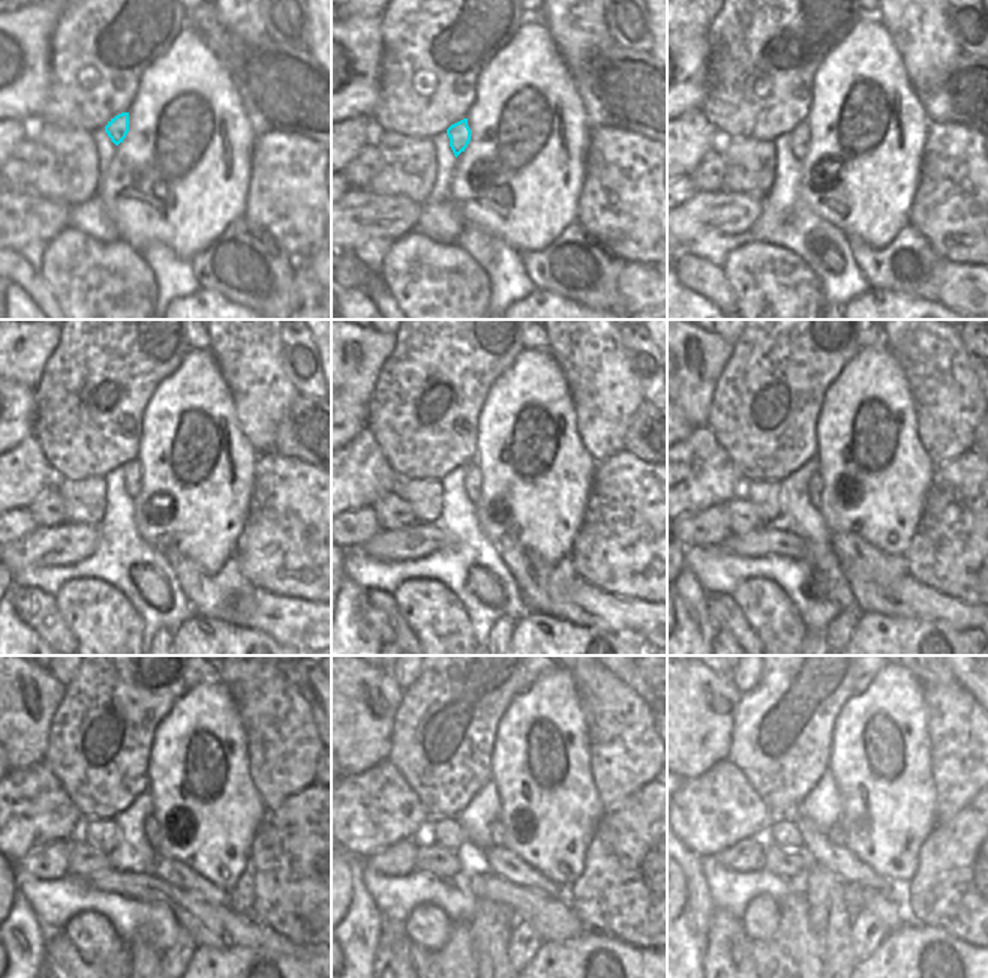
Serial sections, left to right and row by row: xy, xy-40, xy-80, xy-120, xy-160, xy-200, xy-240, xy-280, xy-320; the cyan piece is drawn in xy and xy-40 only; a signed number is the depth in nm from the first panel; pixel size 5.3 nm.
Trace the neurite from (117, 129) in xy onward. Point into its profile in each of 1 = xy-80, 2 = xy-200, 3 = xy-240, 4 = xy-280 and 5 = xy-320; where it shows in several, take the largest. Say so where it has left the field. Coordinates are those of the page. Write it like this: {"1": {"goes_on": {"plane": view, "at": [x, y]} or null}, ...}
{"1": {"goes_on": {"plane": "xy-80", "at": [801, 135]}}, "2": {"goes_on": {"plane": "xy-200", "at": [814, 488]}}, "3": {"goes_on": {"plane": "xy-240", "at": [150, 825]}}, "4": {"goes_on": {"plane": "xy-280", "at": [496, 831]}}, "5": {"goes_on": {"plane": "xy-320", "at": [835, 836]}}}

